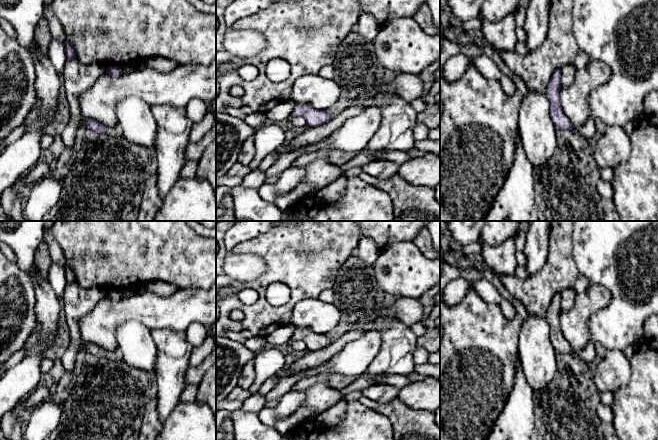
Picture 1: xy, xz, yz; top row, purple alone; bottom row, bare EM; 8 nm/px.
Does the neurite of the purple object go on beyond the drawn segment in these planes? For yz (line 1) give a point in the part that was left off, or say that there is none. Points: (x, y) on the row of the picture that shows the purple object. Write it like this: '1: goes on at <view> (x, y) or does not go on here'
1: goes on at yz (587, 131)

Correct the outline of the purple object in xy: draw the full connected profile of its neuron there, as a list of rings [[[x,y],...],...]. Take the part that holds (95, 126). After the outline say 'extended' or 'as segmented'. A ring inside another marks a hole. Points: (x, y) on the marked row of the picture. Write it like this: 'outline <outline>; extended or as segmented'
outline [[[90,118],[83,119],[83,124],[95,132],[102,132],[106,135],[111,135],[114,137],[121,136],[121,132],[119,131],[118,128],[108,127]]]; extended

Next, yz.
outline [[[556,69],[547,85],[546,96],[550,102],[550,117],[557,130],[572,130],[581,137],[590,140],[596,133],[596,122],[593,118],[579,128],[575,128],[564,114],[560,103],[561,69]]]; extended

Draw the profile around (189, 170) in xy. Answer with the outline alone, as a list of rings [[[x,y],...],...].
[[[199,160],[187,162],[180,172],[180,179],[194,178],[197,176]]]

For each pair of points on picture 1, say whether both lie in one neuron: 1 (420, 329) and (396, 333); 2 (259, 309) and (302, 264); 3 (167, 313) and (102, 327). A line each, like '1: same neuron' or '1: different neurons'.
1: different neurons
2: same neuron
3: same neuron

